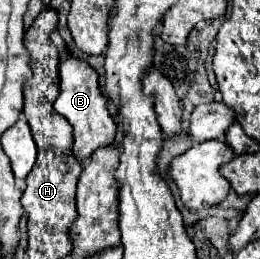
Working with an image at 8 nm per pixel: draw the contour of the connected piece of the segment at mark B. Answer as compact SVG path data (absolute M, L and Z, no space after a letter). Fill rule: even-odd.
M75 56L61 60L59 78L61 78L61 88L59 88L59 96L53 104L53 108L61 116L65 116L69 120L69 124L73 126L73 148L71 148L71 152L73 152L75 160L87 162L97 148L115 144L117 124L111 118L111 114L107 112L107 98L99 90L97 72L85 60L79 60Z

